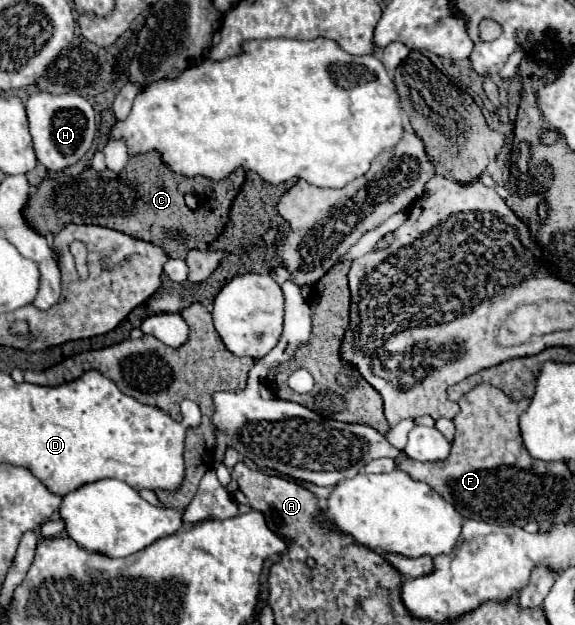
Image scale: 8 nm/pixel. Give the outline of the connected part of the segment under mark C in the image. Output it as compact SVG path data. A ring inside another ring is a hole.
M149 151L143 155L135 155L129 159L127 167L119 173L113 173L109 169L95 171L93 167L83 169L79 173L61 173L57 177L43 179L37 185L37 191L29 197L29 203L25 207L27 221L39 231L45 233L59 233L67 223L87 223L87 225L103 225L115 231L121 231L125 235L131 235L141 241L149 241L157 247L161 247L169 257L173 259L185 259L191 249L207 249L209 243L213 243L229 223L229 211L231 205L241 191L245 183L245 171L237 169L235 175L229 175L227 179L219 183L211 183L209 179L183 179L171 169L163 167L161 159L157 157L157 151ZM187 193L195 193L199 197L197 209L189 209L183 201Z

